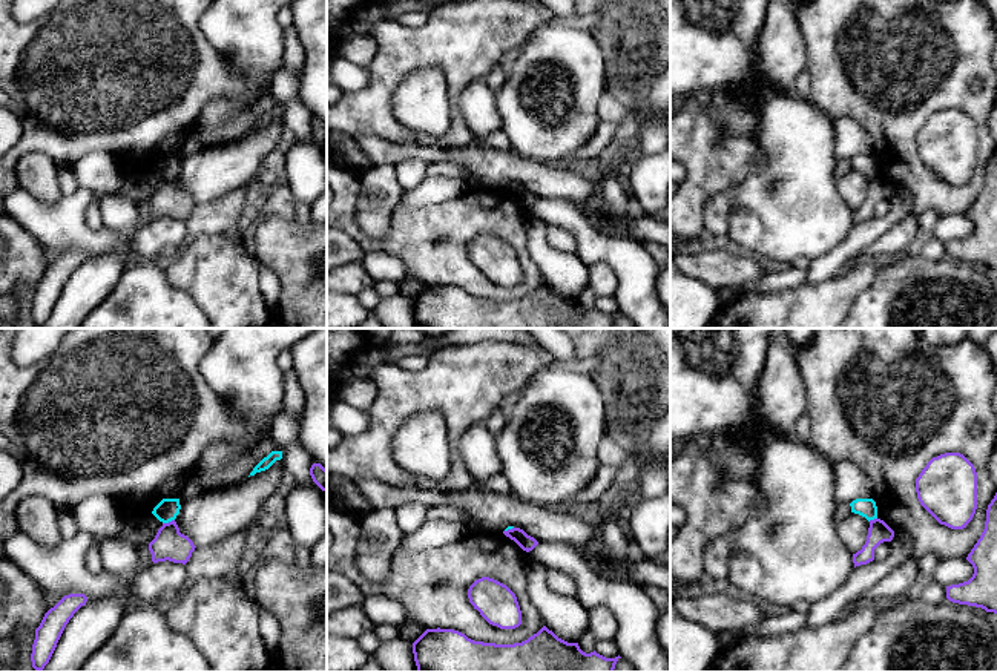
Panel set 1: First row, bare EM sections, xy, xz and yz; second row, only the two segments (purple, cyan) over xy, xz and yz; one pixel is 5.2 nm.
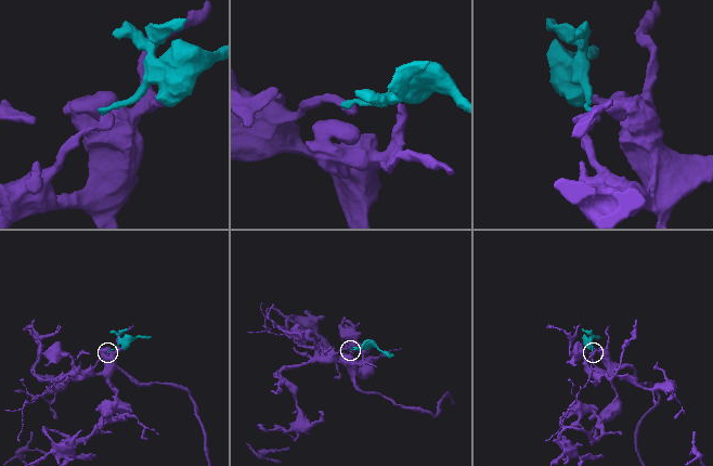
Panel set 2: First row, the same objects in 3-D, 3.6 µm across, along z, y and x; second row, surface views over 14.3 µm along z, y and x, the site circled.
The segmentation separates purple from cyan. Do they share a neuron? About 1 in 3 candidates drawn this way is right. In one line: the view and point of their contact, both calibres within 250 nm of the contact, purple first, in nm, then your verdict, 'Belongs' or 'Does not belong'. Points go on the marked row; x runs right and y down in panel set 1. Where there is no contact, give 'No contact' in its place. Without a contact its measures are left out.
Touches purple at xy (169, 522). Thickness 170 nm (purple) against 120 nm. Does not belong

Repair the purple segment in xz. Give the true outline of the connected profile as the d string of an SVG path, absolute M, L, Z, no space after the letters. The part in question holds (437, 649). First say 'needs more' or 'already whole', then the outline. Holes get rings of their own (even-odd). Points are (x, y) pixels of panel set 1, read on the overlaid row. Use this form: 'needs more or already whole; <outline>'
already whole; M543 626L522 643L474 641L454 629L426 629L413 643L417 672L614 672L620 655L586 654Z

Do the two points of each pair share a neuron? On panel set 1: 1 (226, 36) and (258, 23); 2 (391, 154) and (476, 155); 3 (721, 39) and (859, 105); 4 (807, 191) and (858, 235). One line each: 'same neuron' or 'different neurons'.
1: same neuron
2: same neuron
3: different neurons
4: different neurons

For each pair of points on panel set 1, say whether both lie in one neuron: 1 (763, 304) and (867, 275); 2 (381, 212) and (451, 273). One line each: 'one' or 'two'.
1: one
2: two

